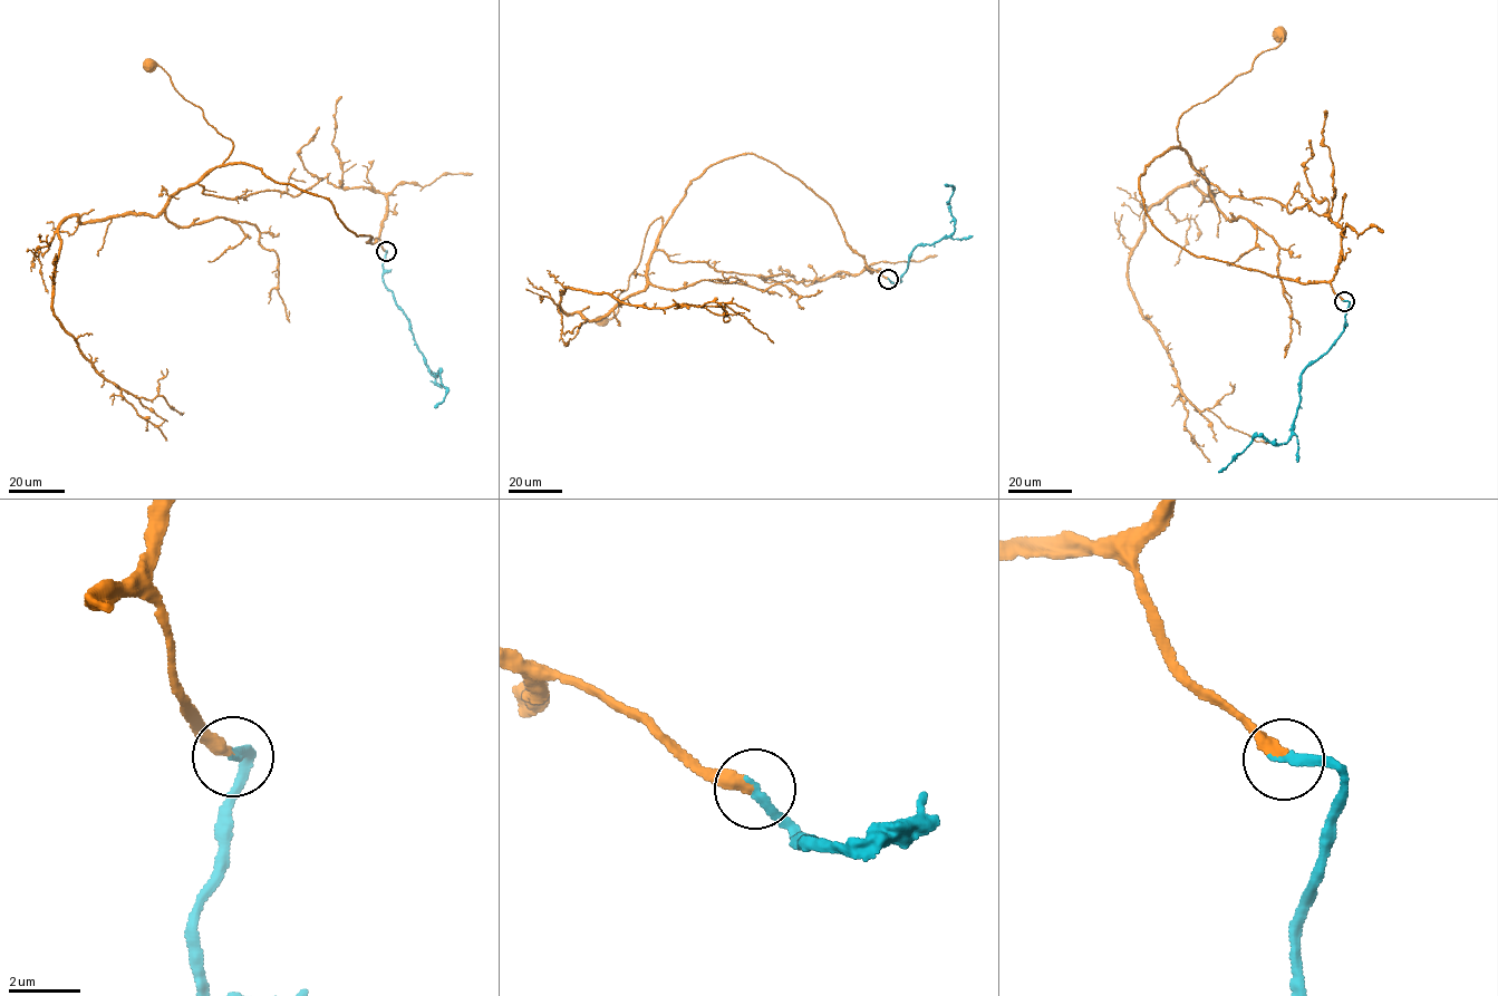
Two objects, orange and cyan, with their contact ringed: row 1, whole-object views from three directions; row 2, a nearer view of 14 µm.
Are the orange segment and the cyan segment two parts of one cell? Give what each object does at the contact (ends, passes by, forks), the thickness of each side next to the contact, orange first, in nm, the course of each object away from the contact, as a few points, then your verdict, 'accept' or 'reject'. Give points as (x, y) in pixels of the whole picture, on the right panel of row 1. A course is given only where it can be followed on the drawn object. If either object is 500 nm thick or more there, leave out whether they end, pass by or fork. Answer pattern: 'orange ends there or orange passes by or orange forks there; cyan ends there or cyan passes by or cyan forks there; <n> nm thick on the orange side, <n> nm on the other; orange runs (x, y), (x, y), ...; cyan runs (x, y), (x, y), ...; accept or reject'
orange ends there; cyan ends there; 320 nm thick on the orange side, 240 nm on the other; orange runs (1343, 301), (1329, 283), (1194, 255), (1139, 194), (1146, 165), (1180, 147), (1184, 113), (1282, 34); cyan runs (1343, 301), (1350, 305), (1343, 330), (1302, 375), (1293, 434), (1287, 442), (1272, 444), (1256, 436), (1218, 472); accept

